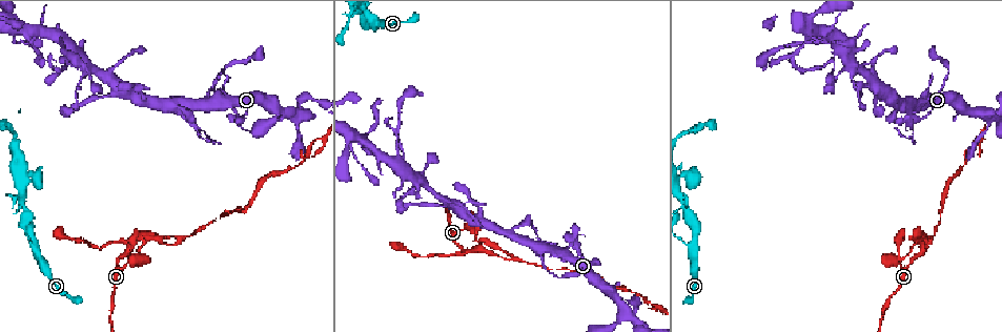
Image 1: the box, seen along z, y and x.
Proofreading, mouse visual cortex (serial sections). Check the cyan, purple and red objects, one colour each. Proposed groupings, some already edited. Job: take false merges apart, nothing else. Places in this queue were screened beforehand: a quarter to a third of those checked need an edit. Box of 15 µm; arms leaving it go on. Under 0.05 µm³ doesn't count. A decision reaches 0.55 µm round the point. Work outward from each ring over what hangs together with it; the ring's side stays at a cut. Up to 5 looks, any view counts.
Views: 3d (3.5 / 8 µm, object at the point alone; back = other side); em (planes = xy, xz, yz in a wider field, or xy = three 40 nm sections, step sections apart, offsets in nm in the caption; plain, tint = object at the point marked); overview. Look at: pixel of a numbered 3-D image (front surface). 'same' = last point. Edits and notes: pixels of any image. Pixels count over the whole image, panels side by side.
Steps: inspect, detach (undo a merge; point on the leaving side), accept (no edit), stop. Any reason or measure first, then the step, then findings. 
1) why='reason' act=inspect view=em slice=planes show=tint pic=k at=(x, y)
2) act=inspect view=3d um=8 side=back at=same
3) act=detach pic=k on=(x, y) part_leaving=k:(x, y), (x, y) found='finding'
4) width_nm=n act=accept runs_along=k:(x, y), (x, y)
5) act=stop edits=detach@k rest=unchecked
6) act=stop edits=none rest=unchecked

act=inspect view=3d um=8 pic=1 at=(120, 241)

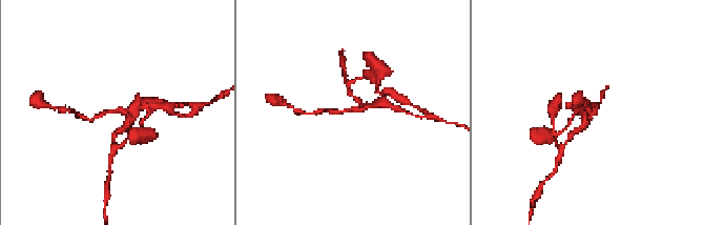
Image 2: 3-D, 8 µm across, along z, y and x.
arms=3 arm_widths_nm=150,200,250 act=inspect view=em slice=xy step=5 show=tint pic=2 at=(585, 109)

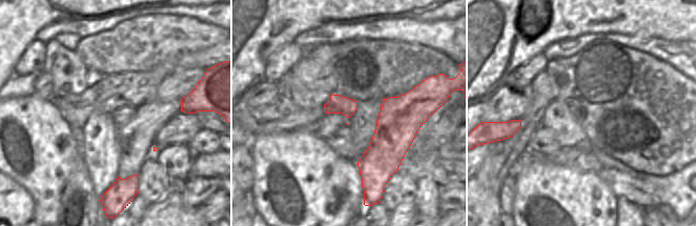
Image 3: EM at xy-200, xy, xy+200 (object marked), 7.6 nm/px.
act=detach pic=2 on=(335, 110) part_leaving=2:(363, 109), (343, 111), (322, 110) found='a second cell is stuck on'

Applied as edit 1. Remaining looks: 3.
why='see it whole again' act=inspect view=overview

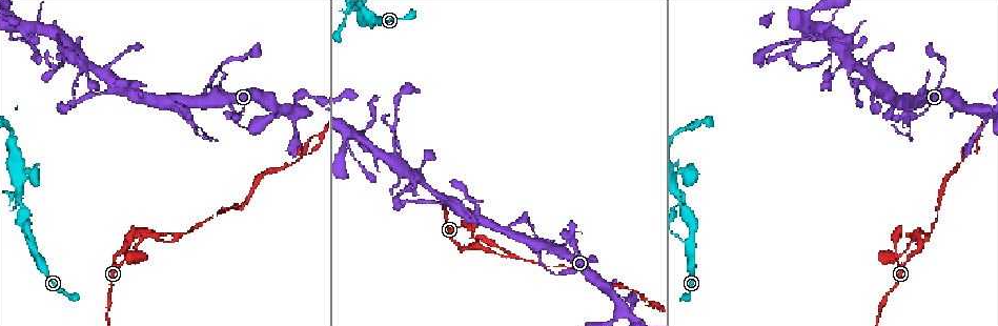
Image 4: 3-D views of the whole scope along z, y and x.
why='a narrow waist' act=inspect view=3d um=3.5 pic=4 at=(166, 241)

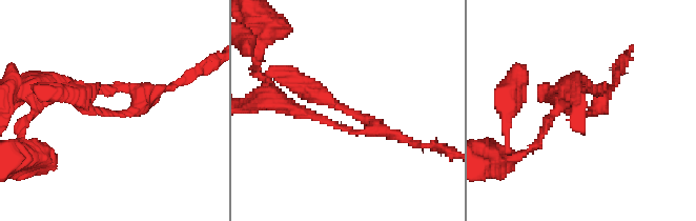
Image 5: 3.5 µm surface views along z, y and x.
act=inspect view=em slice=xy step=1 show=tint pic=5 at=(107, 113)

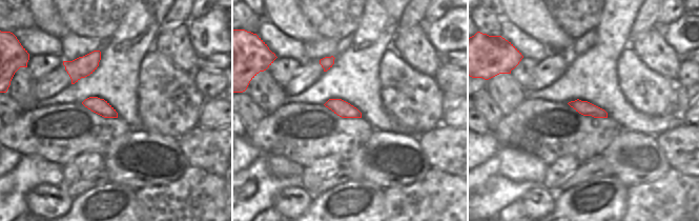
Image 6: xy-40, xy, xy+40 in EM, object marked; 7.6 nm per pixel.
act=accept found='all the same cell'

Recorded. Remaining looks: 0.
act=stop edits=detach@2 rest=unchecked

